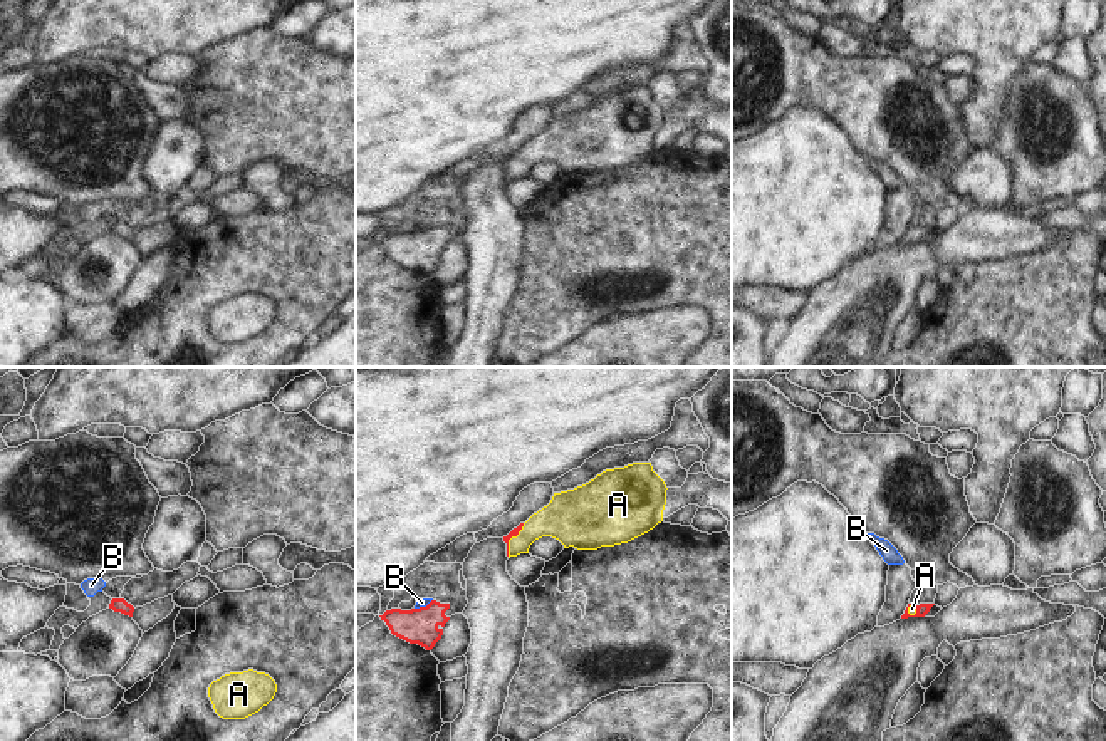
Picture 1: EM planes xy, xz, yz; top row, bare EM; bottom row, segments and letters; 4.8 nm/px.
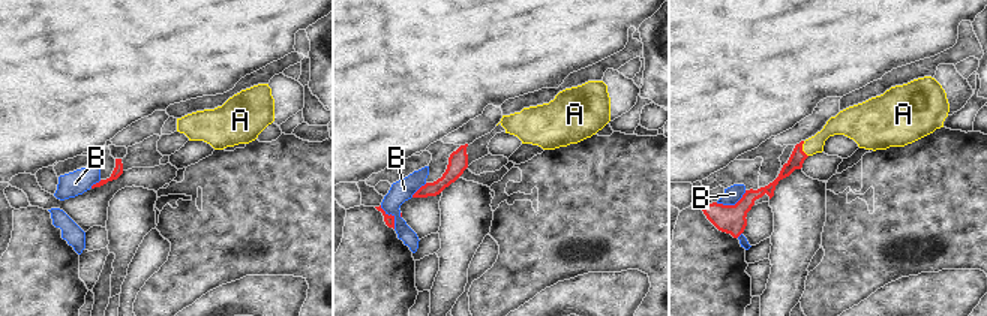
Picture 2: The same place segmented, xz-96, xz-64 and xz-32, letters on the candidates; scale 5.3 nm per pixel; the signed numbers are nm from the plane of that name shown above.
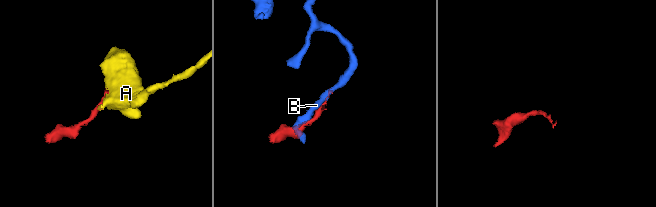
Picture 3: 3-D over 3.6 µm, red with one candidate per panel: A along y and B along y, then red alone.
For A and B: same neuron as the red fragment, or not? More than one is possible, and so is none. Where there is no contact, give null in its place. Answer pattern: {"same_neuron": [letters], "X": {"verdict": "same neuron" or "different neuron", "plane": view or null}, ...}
{"same_neuron": ["A"], "A": {"verdict": "same neuron", "plane": "xz"}, "B": {"verdict": "different neuron", "plane": "xz"}}

